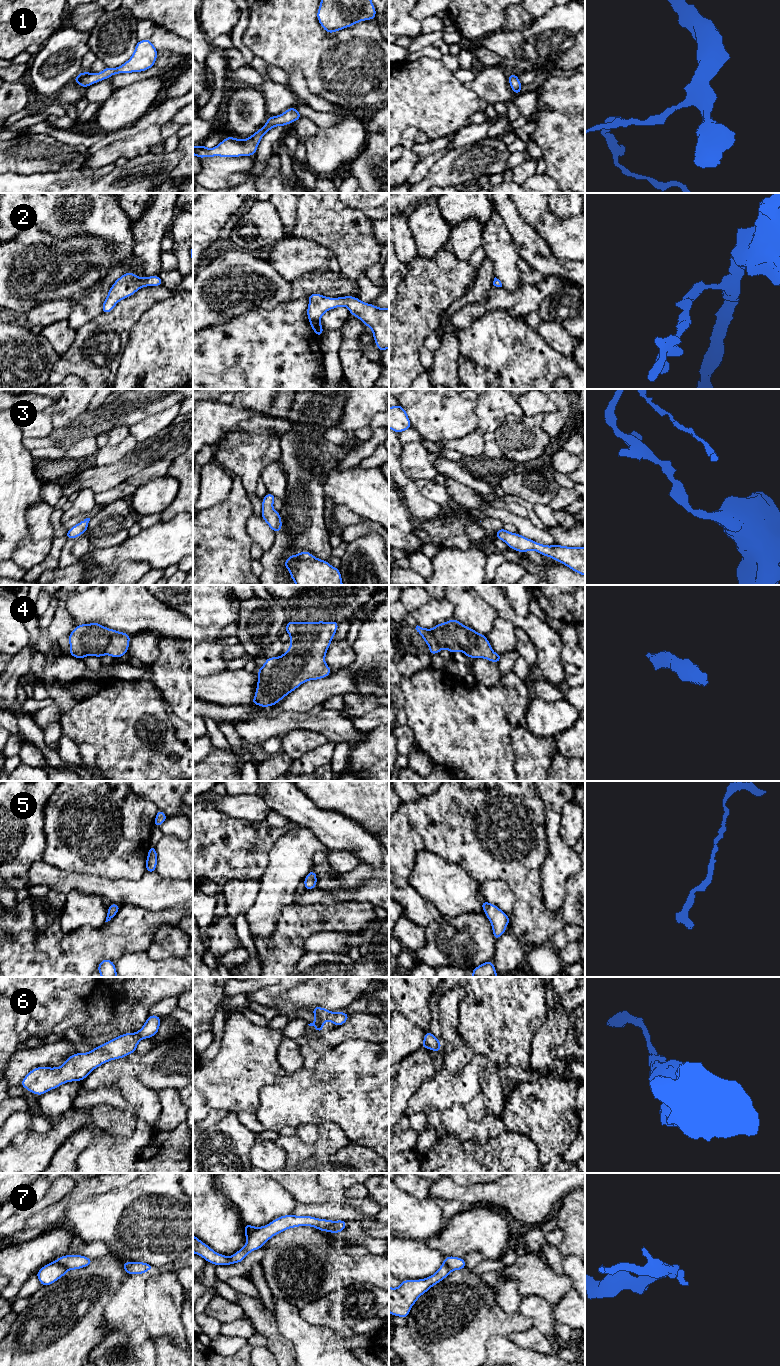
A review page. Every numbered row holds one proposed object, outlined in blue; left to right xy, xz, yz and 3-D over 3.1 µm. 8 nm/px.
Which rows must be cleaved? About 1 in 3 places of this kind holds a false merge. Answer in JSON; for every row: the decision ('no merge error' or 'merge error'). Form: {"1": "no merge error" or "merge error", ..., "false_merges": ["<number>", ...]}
{"1": "no merge error", "2": "no merge error", "3": "no merge error", "4": "no merge error", "5": "no merge error", "6": "no merge error", "7": "merge error", "false_merges": ["7"]}

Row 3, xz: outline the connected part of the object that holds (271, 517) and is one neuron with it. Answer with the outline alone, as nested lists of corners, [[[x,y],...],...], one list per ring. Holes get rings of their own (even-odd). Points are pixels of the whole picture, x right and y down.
[[[267,493],[262,499],[262,512],[260,515],[275,533],[282,530],[280,512],[275,511],[272,505],[276,499],[273,494]]]

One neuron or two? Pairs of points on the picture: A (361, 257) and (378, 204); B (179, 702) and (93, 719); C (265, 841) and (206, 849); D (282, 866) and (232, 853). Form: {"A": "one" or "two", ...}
{"A": "two", "B": "two", "C": "one", "D": "two"}

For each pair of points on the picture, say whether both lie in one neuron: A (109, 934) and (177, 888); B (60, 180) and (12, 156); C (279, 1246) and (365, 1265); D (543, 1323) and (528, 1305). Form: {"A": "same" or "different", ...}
{"A": "different", "B": "different", "C": "same", "D": "same"}

